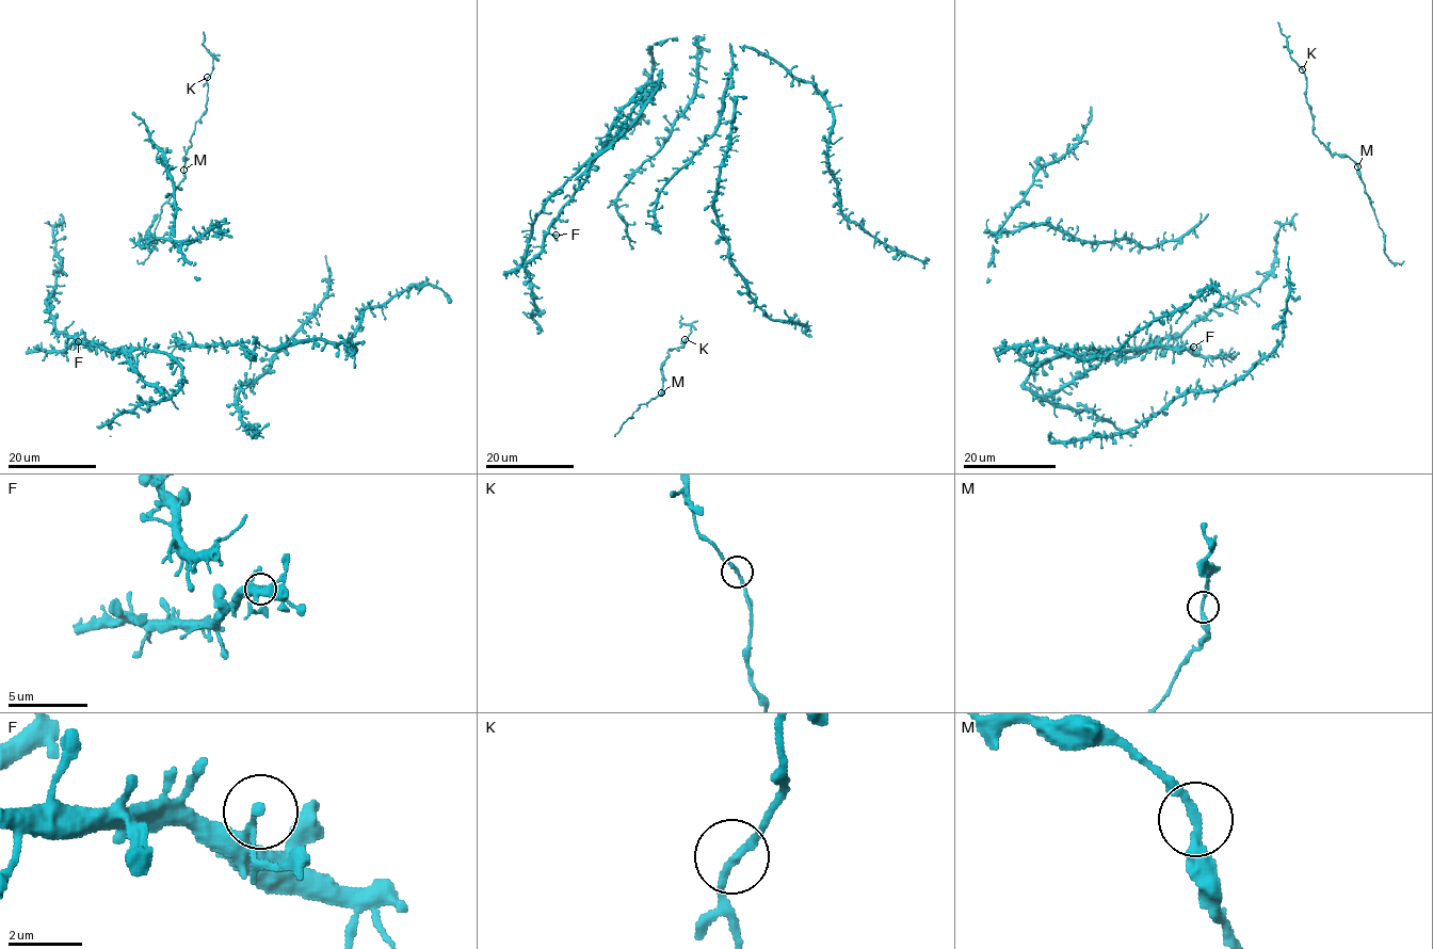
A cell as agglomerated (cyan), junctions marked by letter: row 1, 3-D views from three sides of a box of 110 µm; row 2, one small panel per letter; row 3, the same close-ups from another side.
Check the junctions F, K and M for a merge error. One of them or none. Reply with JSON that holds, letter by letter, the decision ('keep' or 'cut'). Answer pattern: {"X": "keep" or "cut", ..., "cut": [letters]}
{"F": "keep", "K": "keep", "M": "keep", "cut": []}

